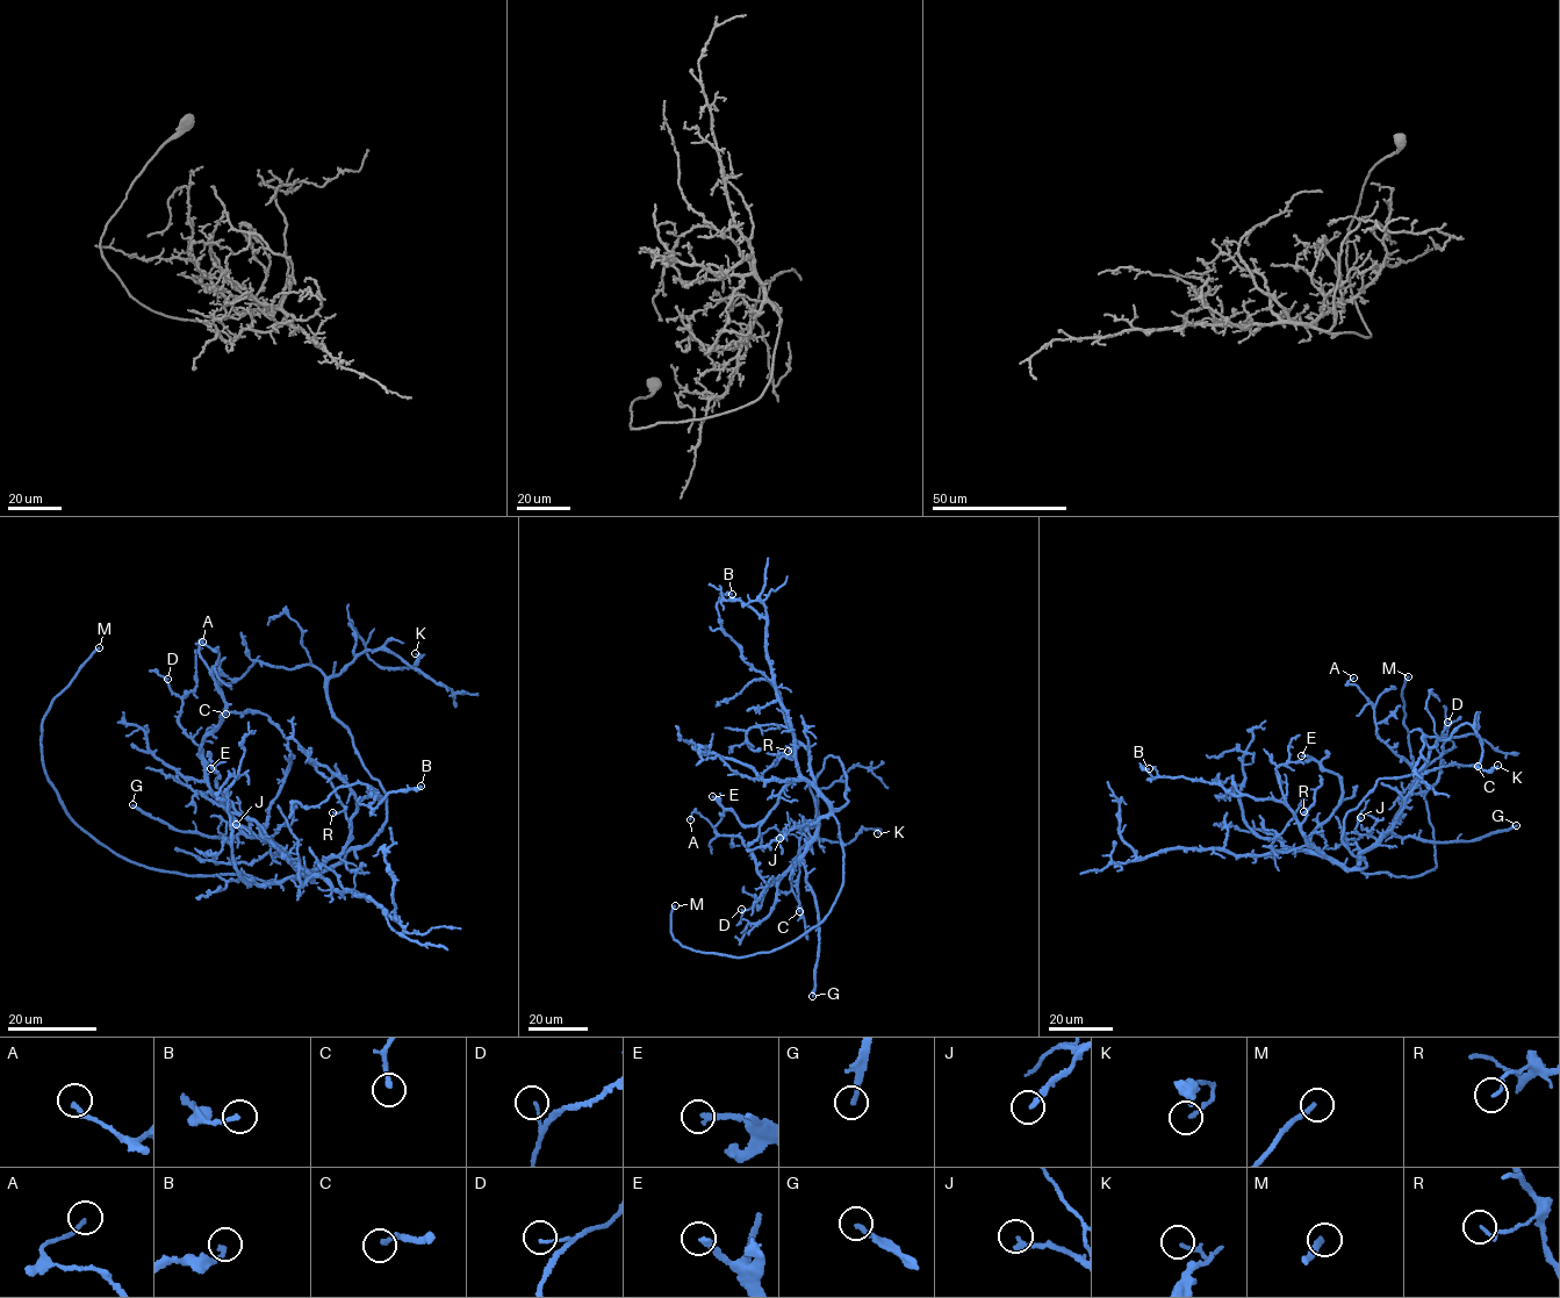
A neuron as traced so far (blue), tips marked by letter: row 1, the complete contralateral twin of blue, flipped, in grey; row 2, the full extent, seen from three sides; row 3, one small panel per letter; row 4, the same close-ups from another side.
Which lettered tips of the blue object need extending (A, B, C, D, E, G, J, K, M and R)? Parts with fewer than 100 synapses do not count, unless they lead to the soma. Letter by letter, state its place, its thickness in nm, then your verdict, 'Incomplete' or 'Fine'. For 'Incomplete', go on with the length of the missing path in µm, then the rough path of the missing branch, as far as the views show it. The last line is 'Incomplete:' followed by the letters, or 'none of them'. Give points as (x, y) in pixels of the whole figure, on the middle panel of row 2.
A: Place: (690, 819). Thickness 180 nm. Fine
B: Place: (732, 594). Thickness 200 nm. Fine
C: Place: (799, 911). Thickness 200 nm. Fine
D: Place: (741, 909). Thickness 120 nm. Fine
E: Place: (712, 796). Thickness 240 nm. Fine
G: Place: (812, 996). Thickness 220 nm. Fine
J: Place: (780, 838). Thickness 240 nm. Fine
K: Place: (877, 833). Thickness 160 nm. Fine
M: Place: (675, 905). Thickness 240 nm. Incomplete. Missing length about 45 µm. Course of what is missing: (675, 905), (685, 891), (710, 882), (717, 869)
R: Place: (788, 751). Thickness 130 nm. Fine
Incomplete: M

